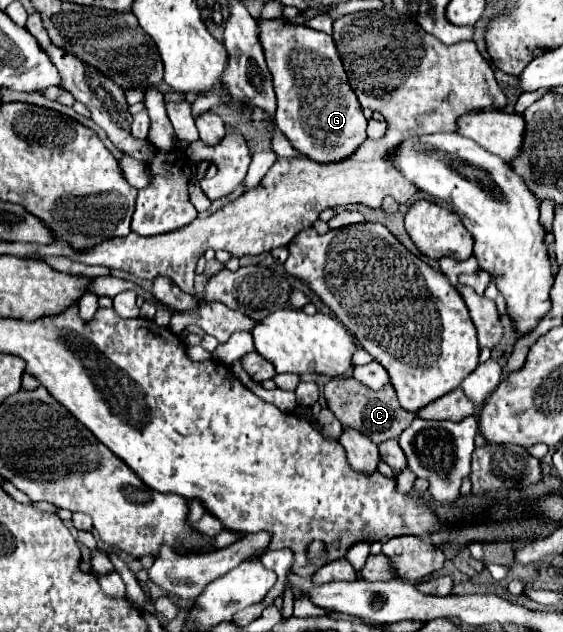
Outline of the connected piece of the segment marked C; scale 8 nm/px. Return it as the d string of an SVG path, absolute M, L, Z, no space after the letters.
M332 378L324 386L324 396L326 396L328 408L340 420L344 430L348 430L348 428L360 430L360 434L370 436L370 440L374 444L382 444L390 438L398 438L398 434L402 434L402 430L416 418L416 414L404 410L398 404L392 384L388 384L376 392L376 390L370 390L368 386L356 382L354 378Z

